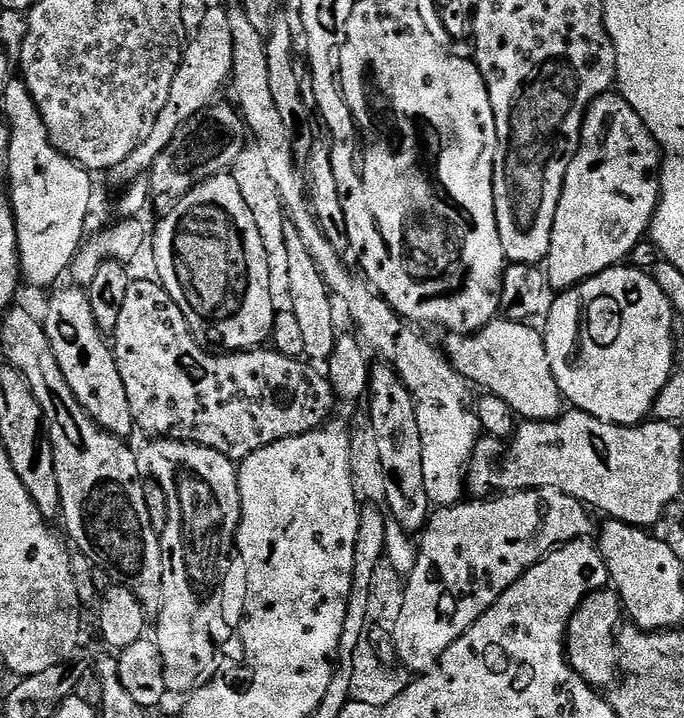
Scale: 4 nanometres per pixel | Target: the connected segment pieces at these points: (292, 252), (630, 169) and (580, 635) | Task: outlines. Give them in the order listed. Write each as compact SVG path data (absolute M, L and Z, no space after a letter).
M291 222L286 223L286 250L287 257L290 258L288 302L291 302L289 303L290 309L299 321L299 327L303 333L304 356L313 363L322 364L333 354L333 348L338 339L332 306L334 300L310 252L306 250L297 228Z
M615 91L605 92L588 107L580 131L580 149L574 154L566 170L558 210L554 214L554 230L546 261L548 283L556 290L575 288L607 268L627 261L636 244L645 239L652 223L652 215L660 203L660 145L650 130L638 118L634 106Z
M613 588L600 589L590 593L579 604L571 616L565 636L565 651L568 664L579 676L597 690L611 687L618 678L619 667L619 630L624 619L624 607L620 595Z

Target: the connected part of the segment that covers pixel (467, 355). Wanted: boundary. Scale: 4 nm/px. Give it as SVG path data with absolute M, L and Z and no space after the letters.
M497 318L478 333L453 333L446 339L444 350L456 372L507 402L519 417L554 420L563 413L564 399L550 368L543 333L537 327Z

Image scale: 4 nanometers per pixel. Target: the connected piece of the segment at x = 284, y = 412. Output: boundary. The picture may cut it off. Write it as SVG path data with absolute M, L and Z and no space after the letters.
M133 279L129 283L129 289L126 293L126 299L123 301L122 312L118 317L118 324L114 333L114 351L118 374L122 374L122 382L126 386L126 394L130 398L132 418L135 427L139 431L141 428L142 431L149 432L152 438L185 440L187 444L201 444L207 448L218 450L228 460L242 462L250 454L254 454L274 442L285 440L291 436L301 436L304 432L315 432L316 429L323 428L329 423L330 417L328 415L332 412L334 393L332 391L332 383L328 381L327 375L319 367L313 366L300 358L283 356L280 352L269 350L264 346L253 348L251 352L213 354L194 335L191 326L188 324L188 319L184 317L182 310L178 306L178 302L174 302L174 298L170 298L170 294L166 291L164 285L155 279L152 280Z

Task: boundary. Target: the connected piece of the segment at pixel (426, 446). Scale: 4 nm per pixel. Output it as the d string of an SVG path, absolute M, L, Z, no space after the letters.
M420 402L416 405L416 417L418 418L418 430L422 434L424 441L422 442L422 478L426 478L426 494L428 495L429 501L433 505L441 508L448 508L452 504L459 504L465 499L466 496L466 469L472 458L472 451L476 449L477 440L481 439L482 429L480 421L477 419L477 413L470 410L470 412L459 412L461 409L456 406L448 406L443 410L436 410L440 412L432 412L433 405L428 402Z

